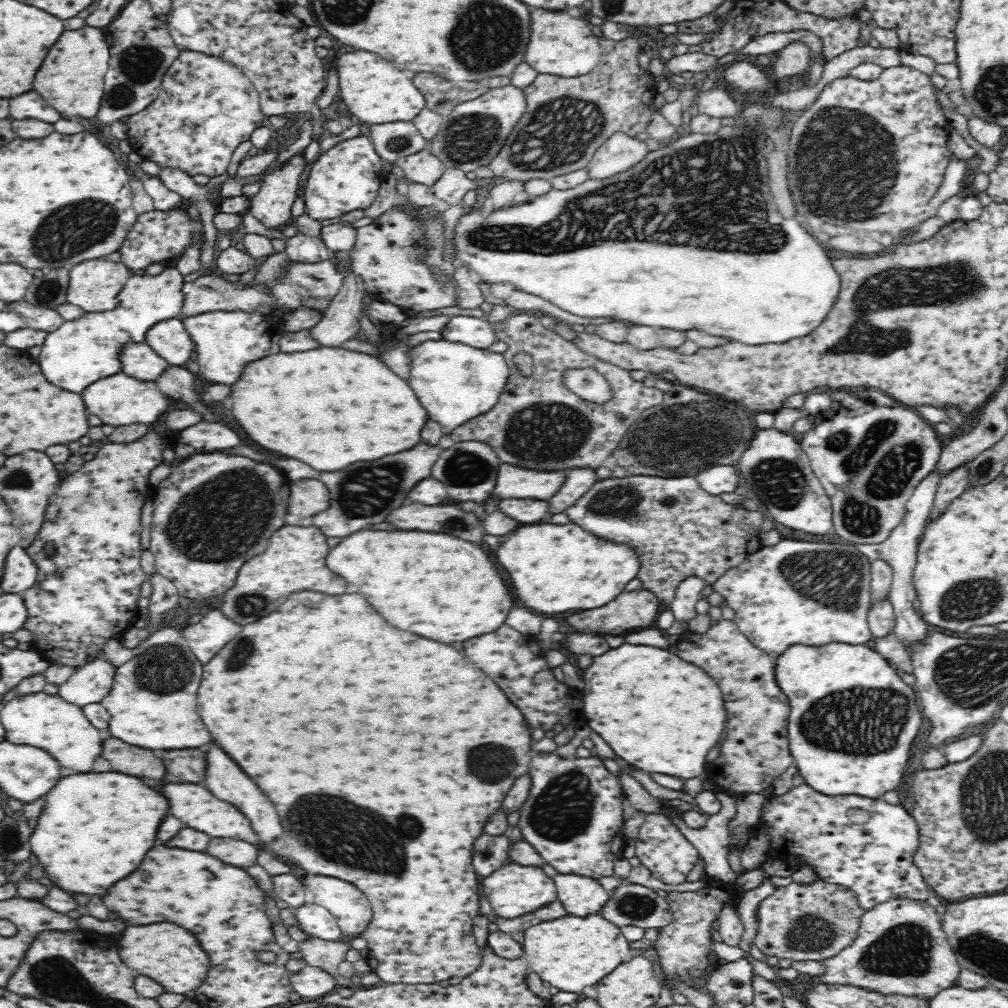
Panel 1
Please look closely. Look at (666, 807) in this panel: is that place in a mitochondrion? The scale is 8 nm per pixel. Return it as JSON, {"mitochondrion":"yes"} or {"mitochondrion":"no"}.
{"mitochondrion":"no"}

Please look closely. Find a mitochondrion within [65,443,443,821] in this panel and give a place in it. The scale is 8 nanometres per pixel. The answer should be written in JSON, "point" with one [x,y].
{"point":[222,519]}

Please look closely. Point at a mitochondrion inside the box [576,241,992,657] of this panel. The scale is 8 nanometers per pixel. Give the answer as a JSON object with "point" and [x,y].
{"point":[954,283]}

